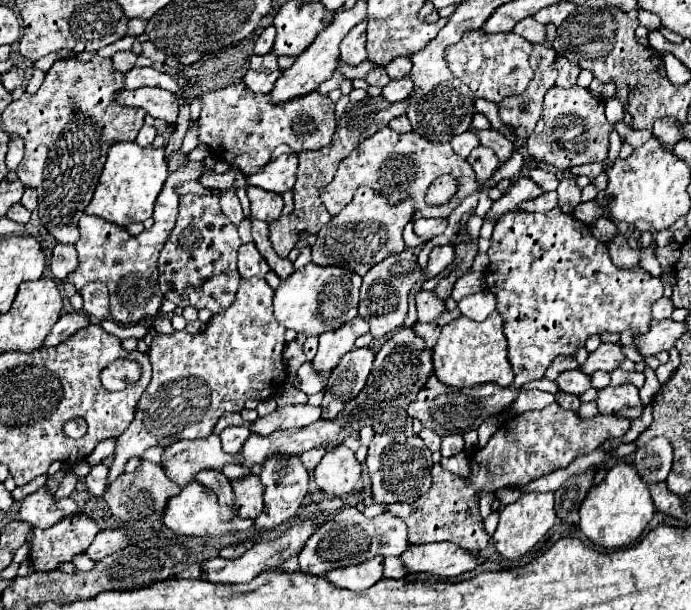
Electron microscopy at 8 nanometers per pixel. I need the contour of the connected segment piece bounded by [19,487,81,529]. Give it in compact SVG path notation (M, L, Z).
M41 487L23 499L21 509L19 509L19 517L21 517L21 521L29 523L31 527L47 529L53 523L57 523L59 519L79 512L81 510L69 497L57 503L55 497L47 491L47 487Z

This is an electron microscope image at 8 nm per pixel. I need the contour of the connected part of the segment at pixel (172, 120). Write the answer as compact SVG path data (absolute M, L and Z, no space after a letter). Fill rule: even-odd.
M141 87L137 91L121 91L117 95L117 101L123 105L143 107L149 115L159 117L167 121L171 127L177 125L177 113L179 113L179 101L173 93L159 89L159 87Z

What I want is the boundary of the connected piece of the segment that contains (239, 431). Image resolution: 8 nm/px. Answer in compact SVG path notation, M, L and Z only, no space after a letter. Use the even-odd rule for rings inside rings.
M227 427L227 429L223 429L223 433L221 433L223 451L227 451L231 455L237 455L243 449L249 435L251 433L249 433L247 427Z

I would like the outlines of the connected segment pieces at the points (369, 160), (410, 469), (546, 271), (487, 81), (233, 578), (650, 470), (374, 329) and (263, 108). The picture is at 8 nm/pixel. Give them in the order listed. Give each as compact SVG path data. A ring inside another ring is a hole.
M389 127L377 131L373 137L363 141L345 161L341 161L335 179L321 191L323 205L331 215L337 215L349 201L353 199L353 193L361 187L371 187L383 197L387 197L391 203L401 203L405 199L411 199L417 205L417 215L413 219L421 217L447 217L457 203L461 203L465 197L475 193L479 189L479 183L475 179L475 173L467 159L457 157L449 143L431 143L419 137L417 133L397 133ZM439 175L451 175L457 181L457 193L455 197L445 205L429 205L425 201L425 193L429 185Z
M405 409L389 411L373 421L375 437L369 443L367 469L373 483L373 499L377 503L413 503L417 497L429 491L431 487L431 451L425 447L419 435L411 429L411 417Z
M559 207L547 213L507 213L495 225L487 255L491 259L485 271L487 289L495 295L495 309L503 317L507 359L515 373L515 387L541 379L557 355L573 355L585 345L589 335L623 333L625 329L631 329L633 335L645 333L651 323L651 305L663 295L661 279L641 267L635 271L617 269L605 243L593 237L591 227L575 221L573 215L563 213Z
M483 29L465 31L461 41L445 49L447 67L455 77L471 87L475 97L483 97L493 103L501 103L507 97L521 95L529 81L533 79L533 69L529 65L531 43L515 33L485 33Z
M309 517L309 519L305 519L305 521L299 521L299 523L291 525L291 527L289 527L285 533L281 533L273 543L271 543L271 539L261 539L261 541L257 541L257 543L255 543L243 557L239 557L239 559L233 559L233 561L227 561L227 559L223 559L223 557L207 559L207 561L203 561L203 565L201 565L201 579L203 579L203 581L211 581L211 583L247 583L247 581L251 581L255 575L259 575L259 573L263 573L263 571L277 569L277 567L281 567L283 561L287 561L289 557L297 555L297 553L303 549L305 541L313 535L315 529L317 529L315 517Z
M665 437L651 439L635 451L635 469L647 485L665 481L673 467L673 449Z
M405 249L399 255L389 255L377 267L369 269L369 273L363 277L363 285L361 285L359 315L369 321L371 335L383 337L387 333L397 331L403 325L403 321L407 317L407 295L409 295L411 287L419 281L419 277L421 277L421 267L411 249Z
M237 83L203 95L203 109L199 115L199 141L205 143L217 159L227 161L247 177L257 173L271 161L277 145L285 143L295 153L317 151L331 143L335 133L335 103L321 93L309 93L281 105L273 105L269 95L249 93L245 83Z

